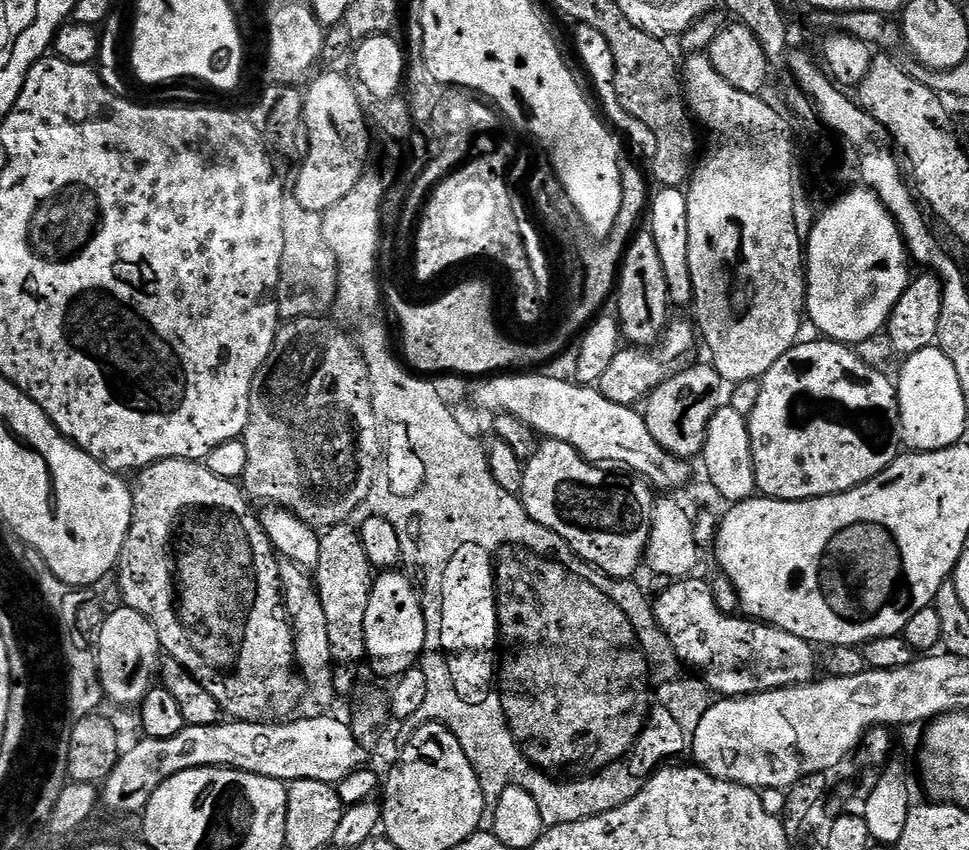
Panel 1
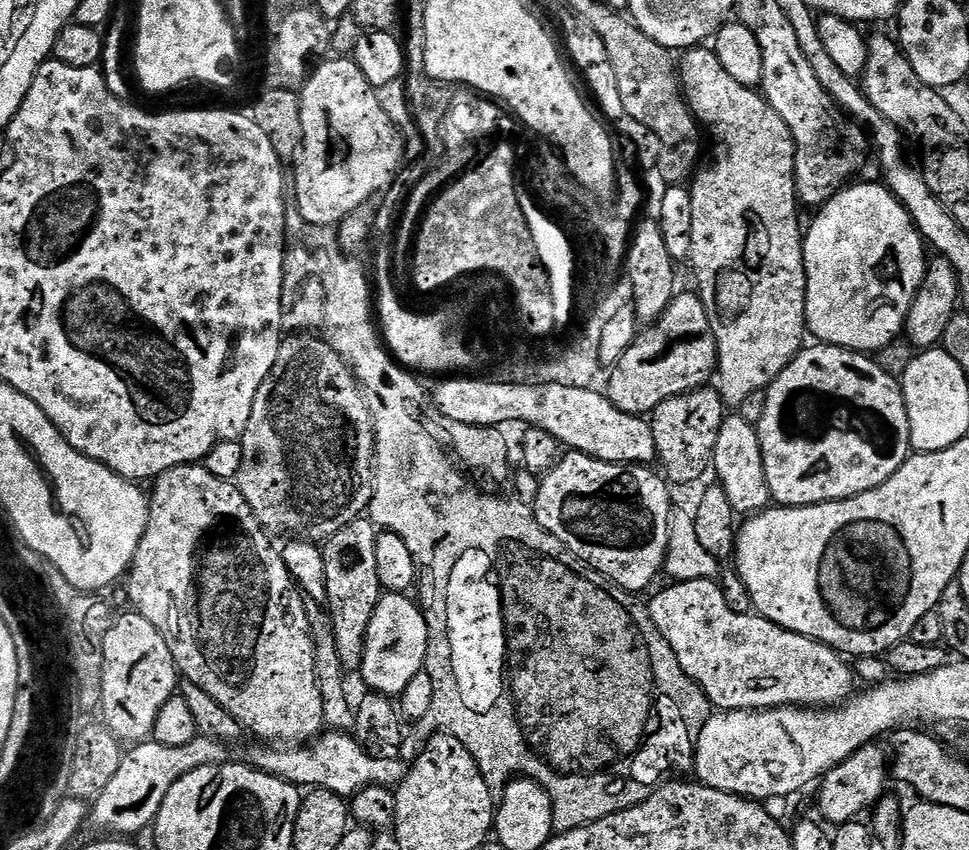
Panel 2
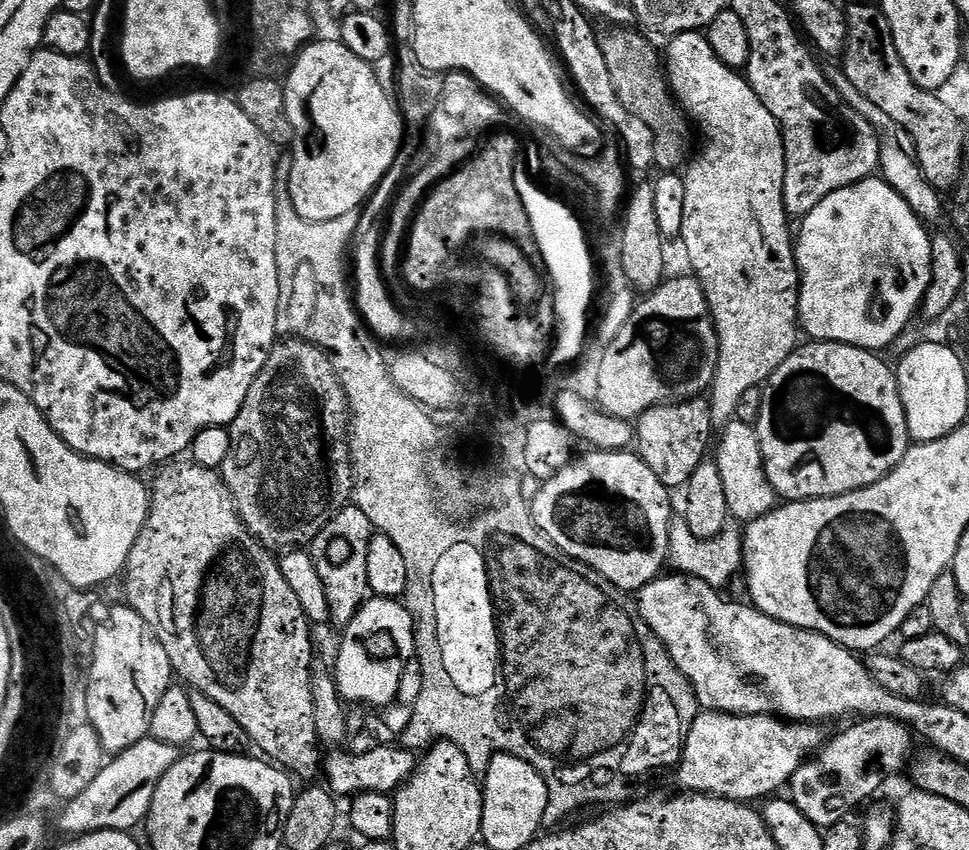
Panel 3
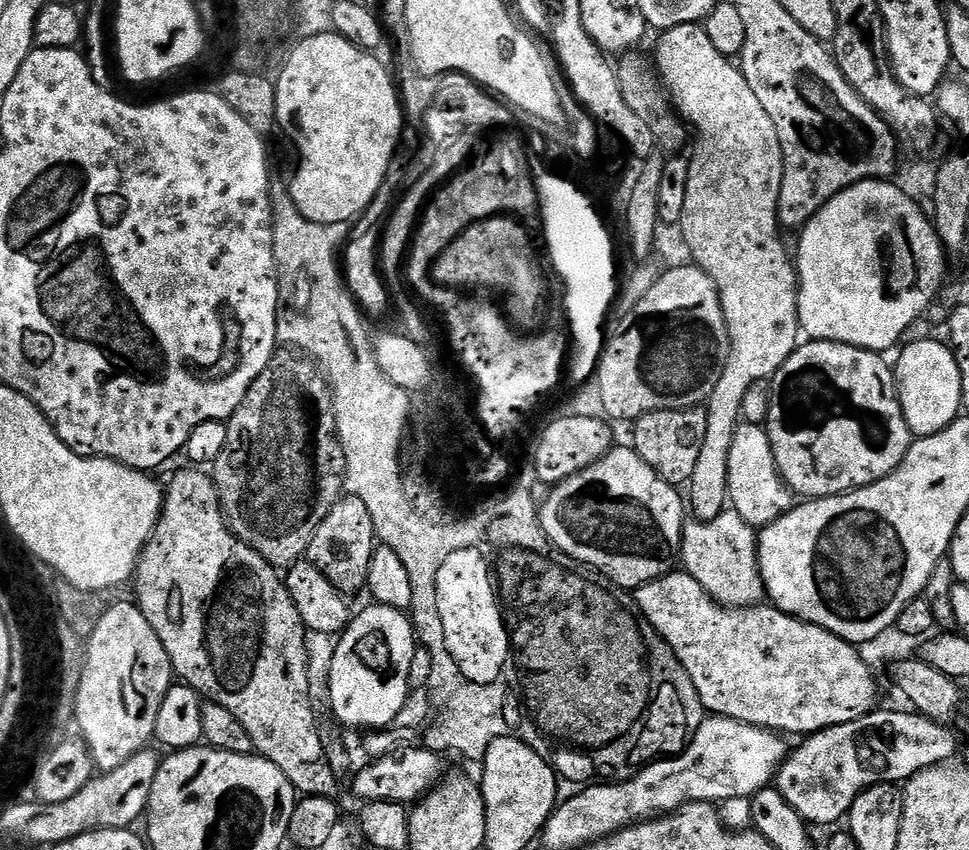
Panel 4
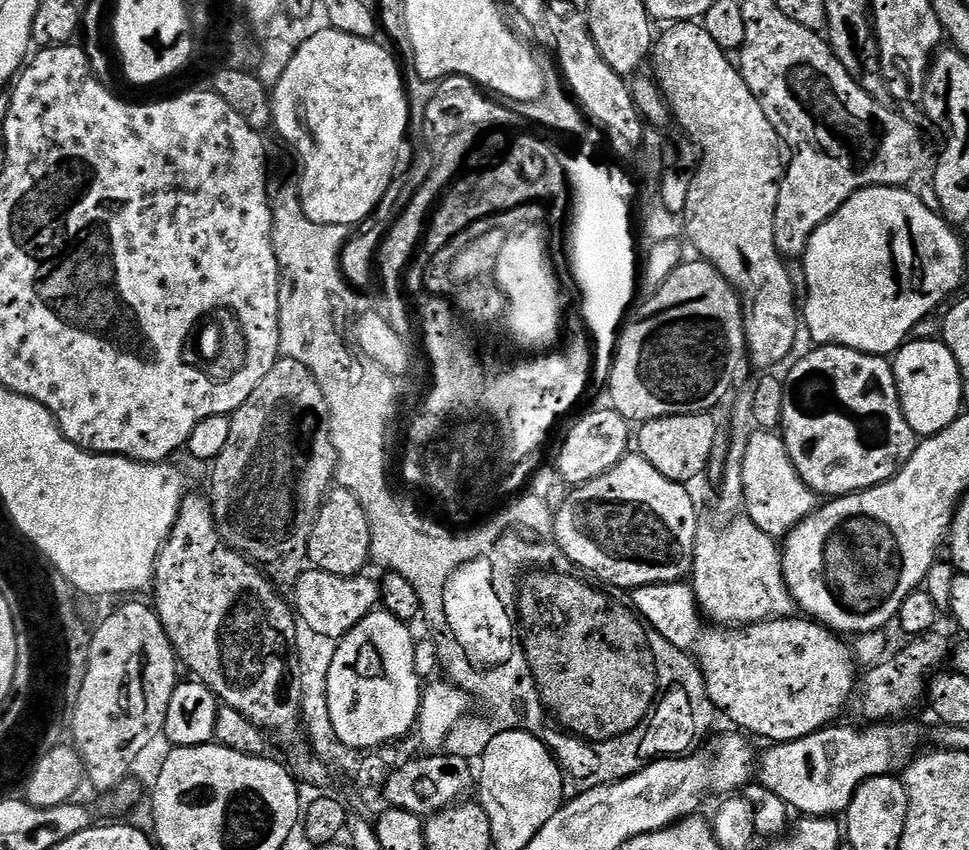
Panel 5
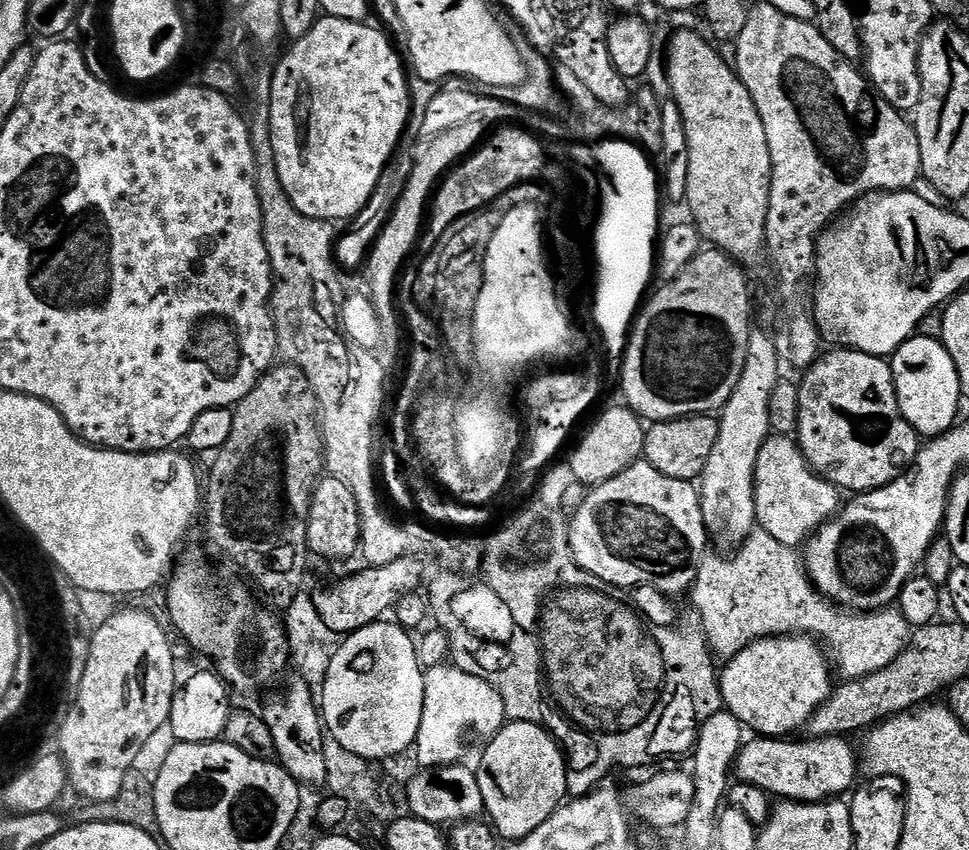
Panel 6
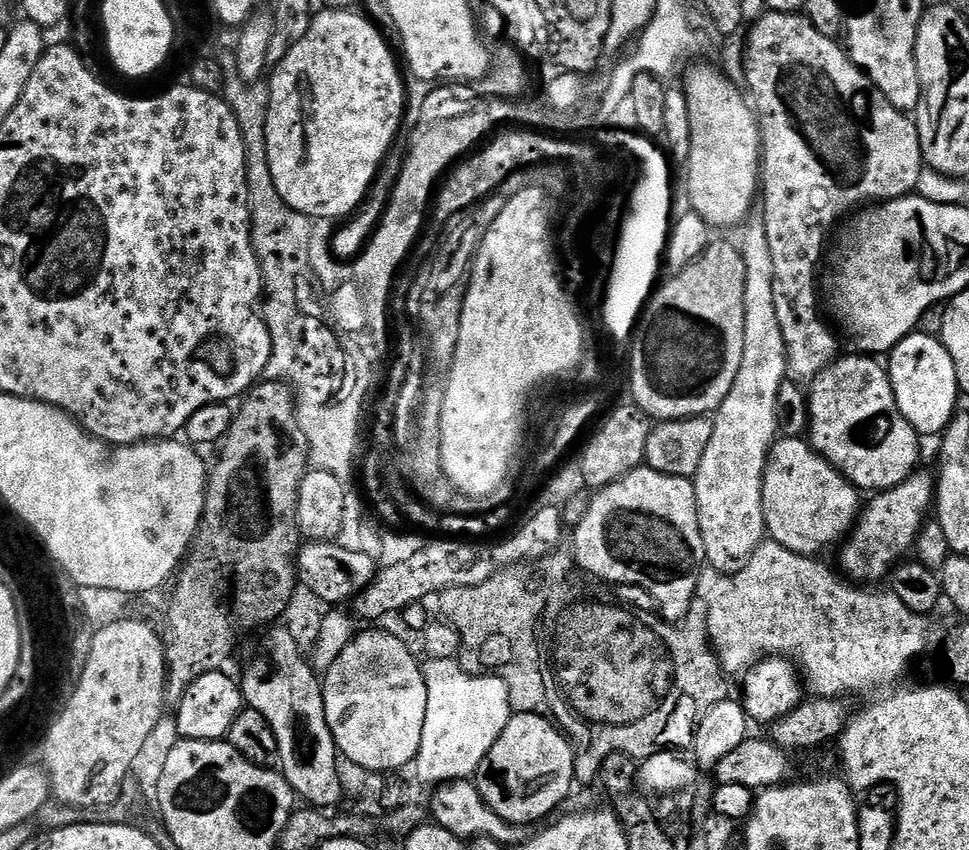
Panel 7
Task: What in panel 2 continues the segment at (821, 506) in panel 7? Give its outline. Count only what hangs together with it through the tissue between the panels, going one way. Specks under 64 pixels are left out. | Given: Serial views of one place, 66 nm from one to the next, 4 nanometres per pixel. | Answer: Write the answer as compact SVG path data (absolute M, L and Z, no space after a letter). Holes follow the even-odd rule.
M739 414L725 415L718 430L718 442L712 451L711 467L716 467L715 479L722 486L726 498L730 498L733 513L755 514L770 504L766 474L762 466L760 433L757 425L746 422Z

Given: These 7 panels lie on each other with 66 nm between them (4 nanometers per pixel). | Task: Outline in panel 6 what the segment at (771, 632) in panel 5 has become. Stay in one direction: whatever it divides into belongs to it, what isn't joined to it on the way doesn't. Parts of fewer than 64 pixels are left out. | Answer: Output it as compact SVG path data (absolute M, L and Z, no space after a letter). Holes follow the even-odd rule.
M761 636L725 664L728 665L718 672L724 708L731 712L734 718L738 718L745 729L753 728L756 731L753 733L764 738L791 737L797 733L794 731L807 725L814 710L818 710L818 706L822 706L822 702L826 702L826 698L832 695L834 679L832 680L833 669L830 667L829 657L825 649L810 636Z

